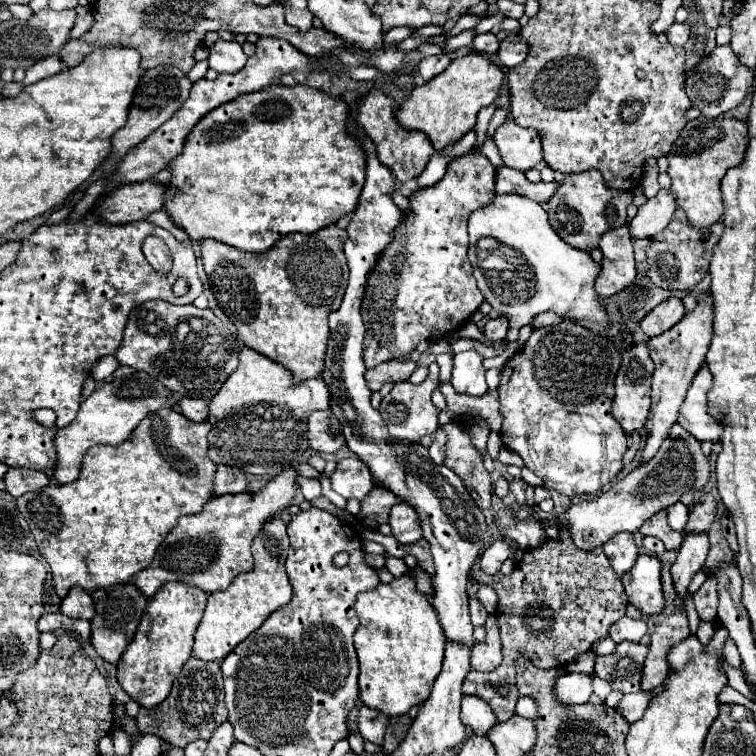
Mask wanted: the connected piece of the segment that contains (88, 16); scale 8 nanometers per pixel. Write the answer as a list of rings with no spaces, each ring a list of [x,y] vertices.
[[[76,7],[76,13],[78,13],[78,17],[76,17],[76,23],[74,23],[74,27],[70,29],[70,37],[72,39],[78,39],[80,35],[84,35],[88,29],[90,29],[90,25],[92,25],[92,13],[88,11],[88,9],[84,9],[84,7]]]

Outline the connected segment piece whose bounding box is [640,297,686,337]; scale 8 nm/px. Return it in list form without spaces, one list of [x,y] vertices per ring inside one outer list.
[[[672,297],[672,299],[662,301],[662,305],[654,307],[652,313],[648,313],[642,319],[640,327],[646,333],[646,337],[658,337],[664,331],[668,331],[670,327],[674,327],[684,315],[686,315],[686,309],[684,309],[682,301]]]

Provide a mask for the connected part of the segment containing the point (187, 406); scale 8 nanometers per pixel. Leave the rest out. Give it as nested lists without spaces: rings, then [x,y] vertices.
[[[182,399],[178,403],[180,411],[184,417],[188,417],[190,421],[206,421],[208,419],[208,401],[202,401],[202,399]]]

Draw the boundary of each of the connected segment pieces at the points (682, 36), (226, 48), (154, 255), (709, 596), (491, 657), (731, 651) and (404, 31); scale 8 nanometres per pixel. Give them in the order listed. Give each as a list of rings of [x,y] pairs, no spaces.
[[[674,23],[674,25],[668,27],[666,35],[668,35],[668,41],[670,41],[672,45],[684,47],[686,41],[690,39],[690,25],[688,25],[688,23]]]
[[[218,39],[210,47],[208,63],[218,73],[238,73],[246,65],[246,55],[236,41],[222,41]]]
[[[148,237],[142,243],[142,251],[148,259],[148,263],[160,273],[168,273],[168,269],[172,267],[172,257],[168,247],[164,245],[164,241],[160,237]]]
[[[710,579],[704,581],[704,585],[694,593],[694,605],[698,611],[698,617],[702,621],[714,621],[716,619],[716,605],[718,605],[718,597],[716,597],[716,583]]]
[[[490,615],[484,627],[486,627],[486,639],[482,643],[474,645],[472,669],[476,669],[476,671],[492,671],[502,661],[502,649],[500,649],[500,635],[498,635],[496,617]]]
[[[728,639],[726,641],[726,645],[724,645],[724,657],[726,657],[726,661],[732,665],[732,667],[740,667],[740,653],[738,653],[738,649],[736,649],[736,643],[732,641],[732,639]]]
[[[394,27],[394,29],[390,29],[390,31],[386,33],[384,41],[386,41],[386,45],[394,45],[394,43],[404,41],[404,39],[410,37],[412,33],[414,33],[414,29],[410,29],[410,27]]]

